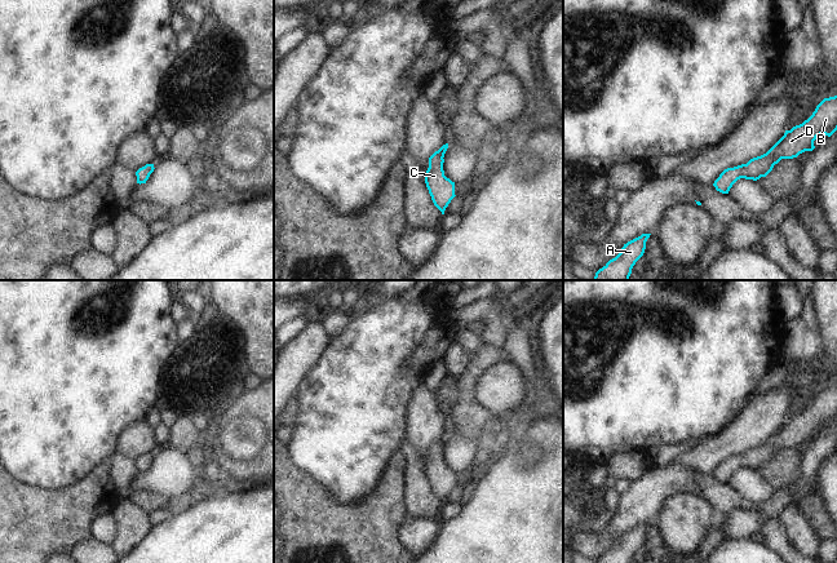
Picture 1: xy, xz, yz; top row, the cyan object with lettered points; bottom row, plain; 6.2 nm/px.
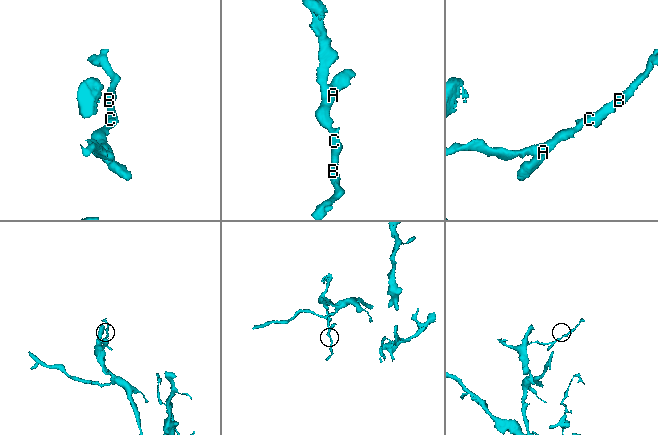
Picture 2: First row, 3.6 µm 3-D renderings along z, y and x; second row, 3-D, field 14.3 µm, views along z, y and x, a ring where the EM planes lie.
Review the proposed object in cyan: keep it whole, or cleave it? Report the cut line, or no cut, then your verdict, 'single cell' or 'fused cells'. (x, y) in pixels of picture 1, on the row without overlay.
cut none; single cell

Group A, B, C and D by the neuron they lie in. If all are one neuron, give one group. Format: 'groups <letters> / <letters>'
groups A B C D

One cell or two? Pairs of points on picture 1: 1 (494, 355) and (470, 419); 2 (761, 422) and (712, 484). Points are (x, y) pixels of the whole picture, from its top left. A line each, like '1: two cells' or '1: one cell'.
1: one cell
2: two cells

